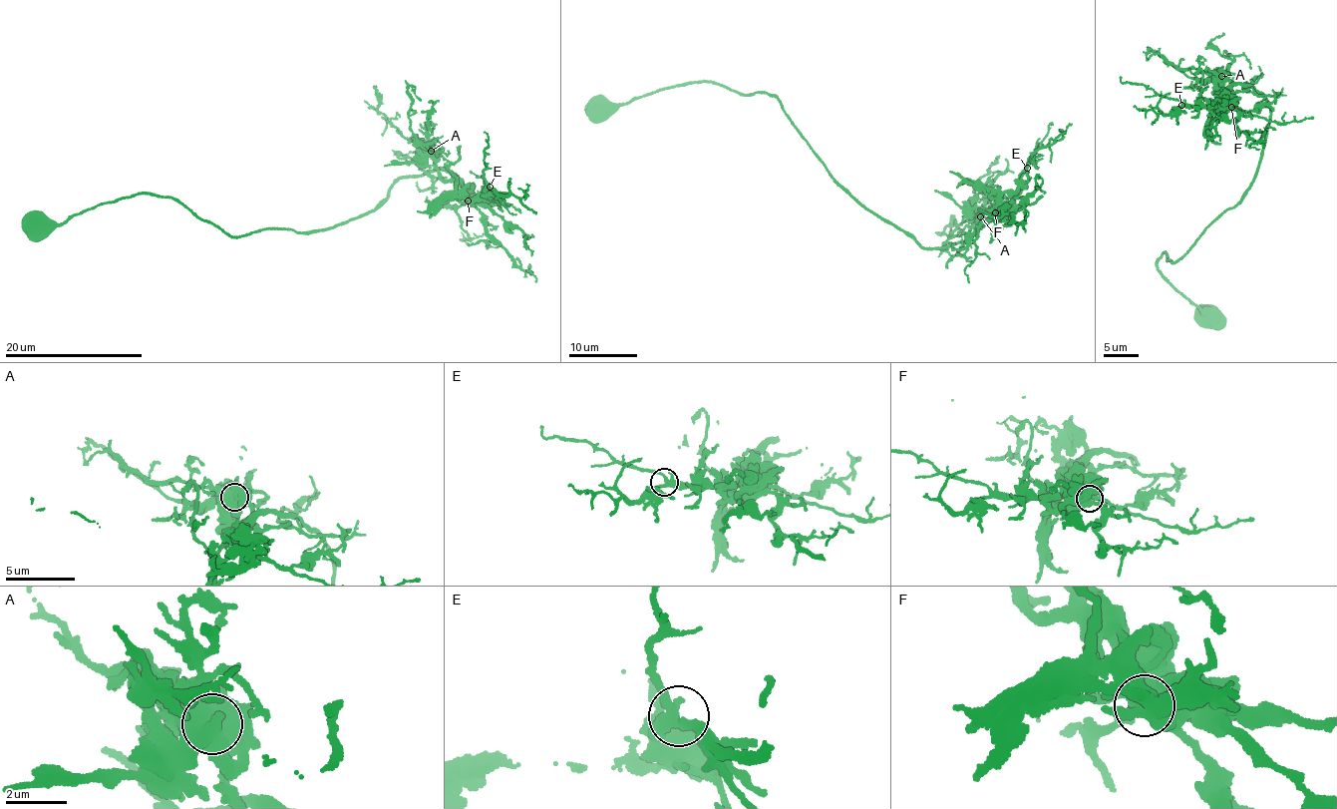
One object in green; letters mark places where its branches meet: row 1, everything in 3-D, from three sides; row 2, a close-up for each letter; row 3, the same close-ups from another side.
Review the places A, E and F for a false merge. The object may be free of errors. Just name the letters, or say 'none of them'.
none of them

